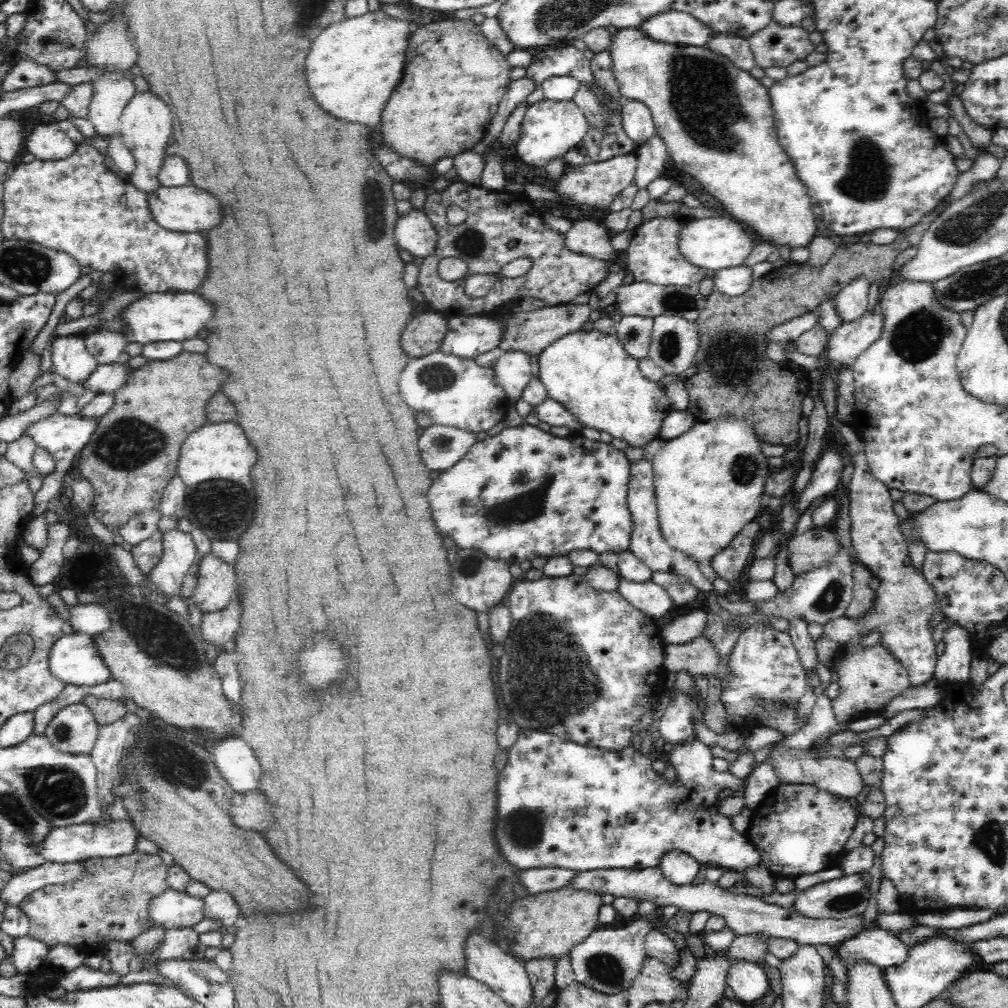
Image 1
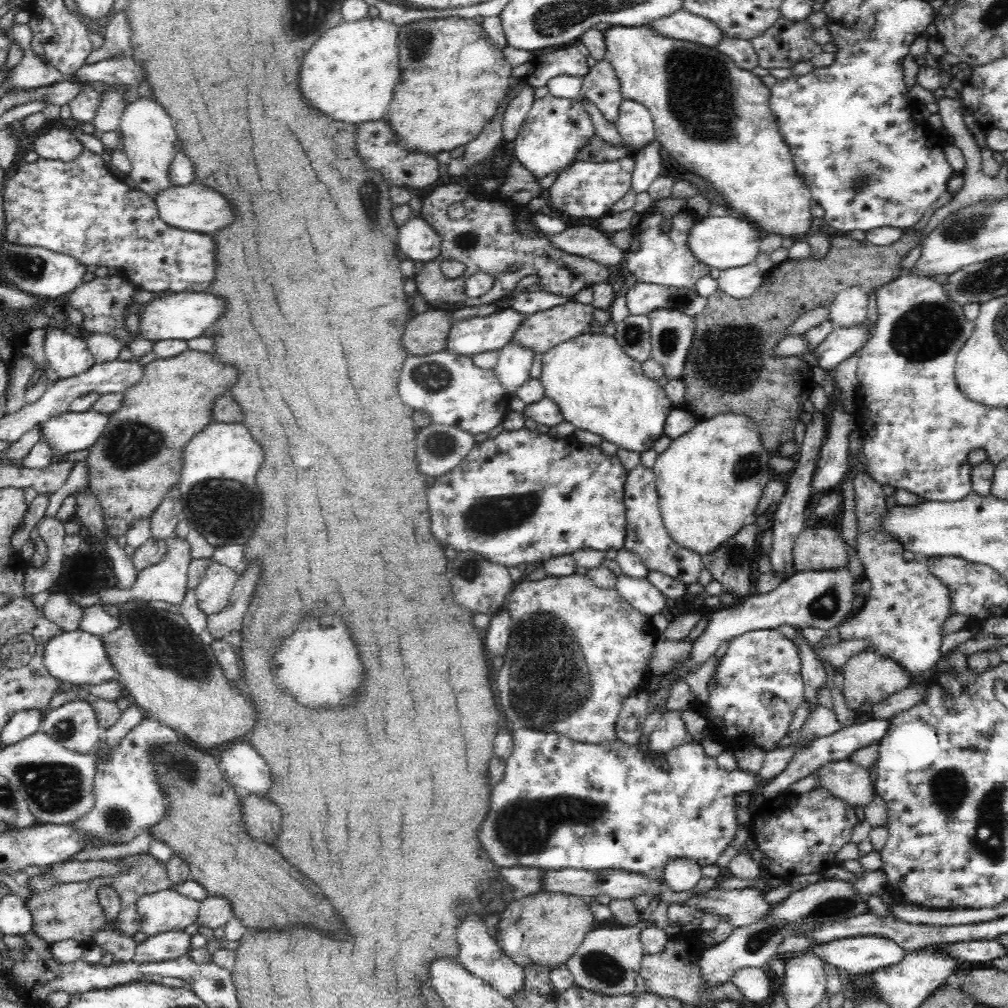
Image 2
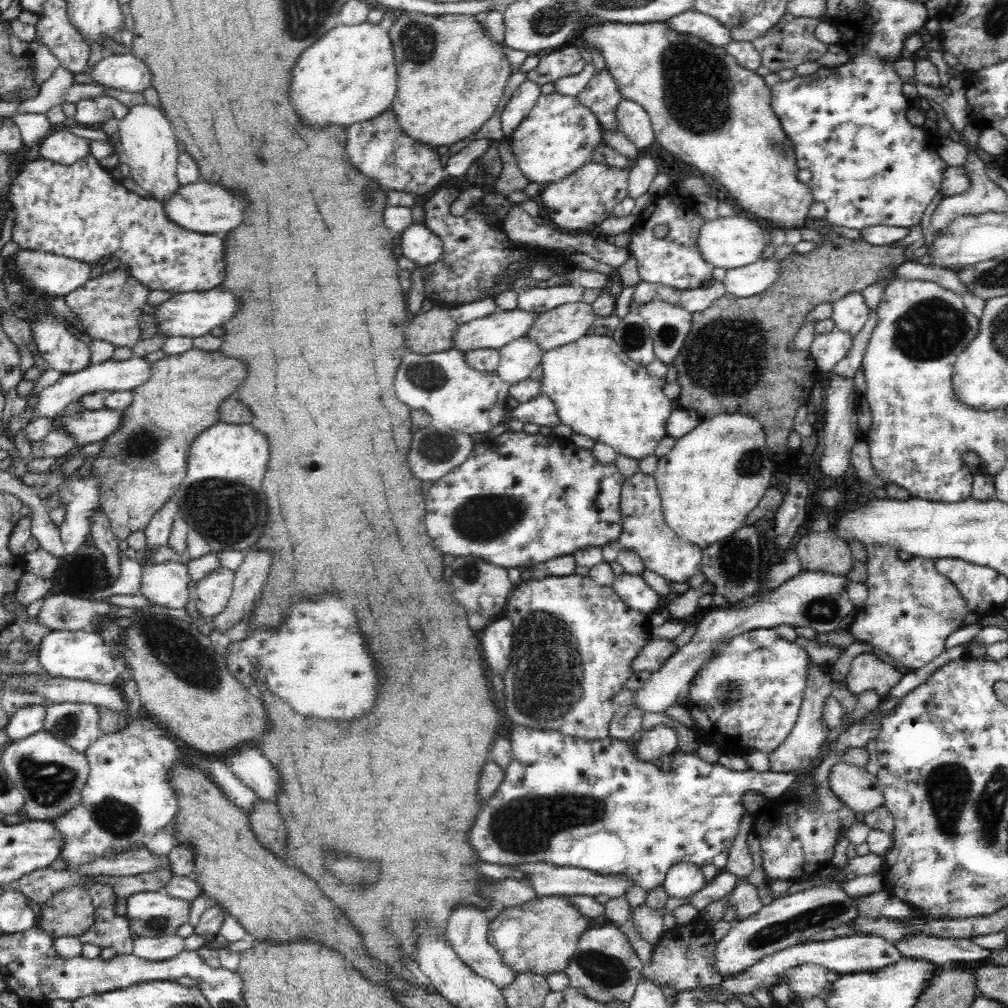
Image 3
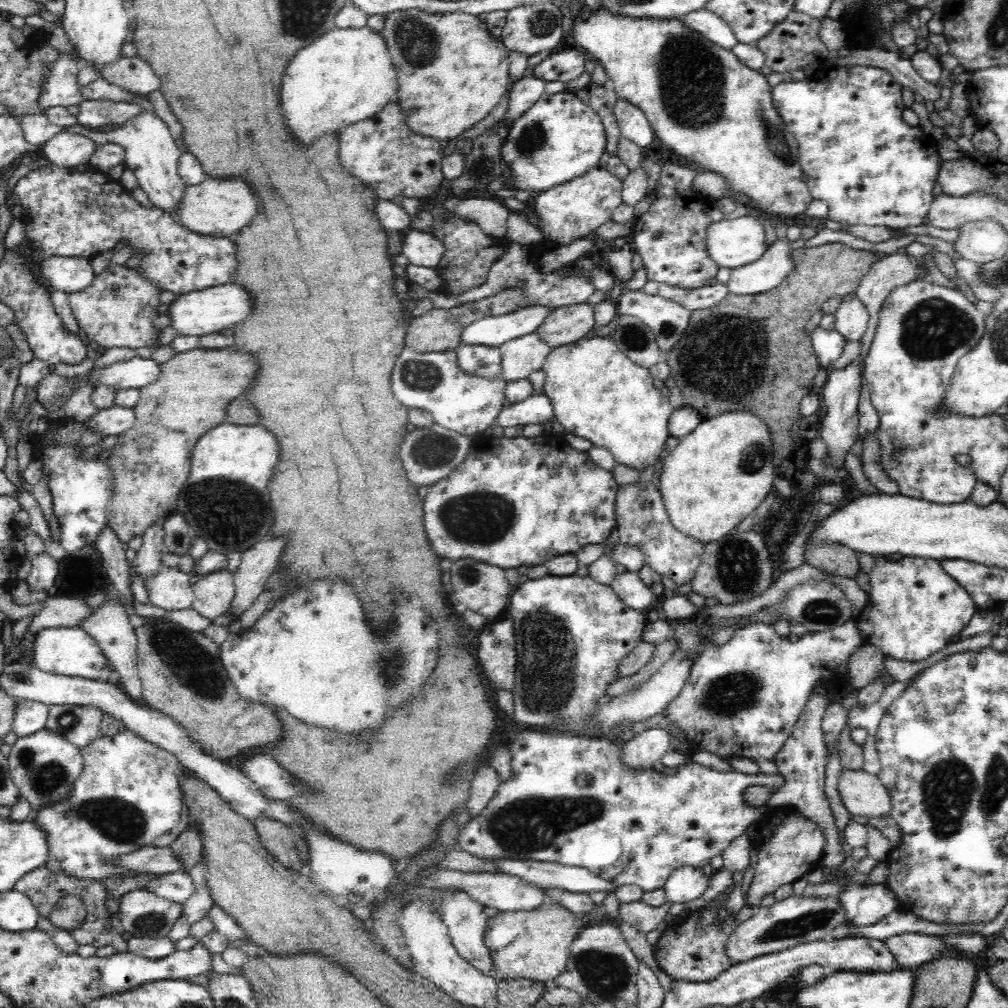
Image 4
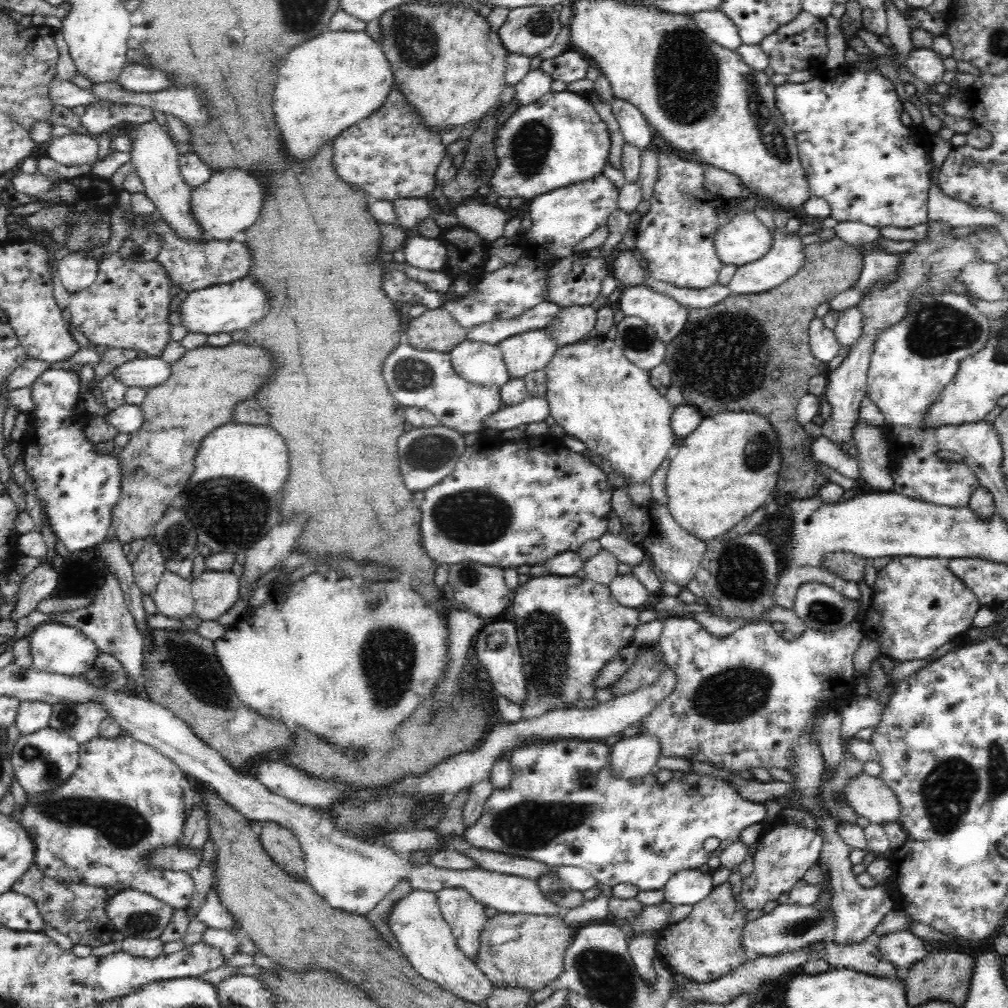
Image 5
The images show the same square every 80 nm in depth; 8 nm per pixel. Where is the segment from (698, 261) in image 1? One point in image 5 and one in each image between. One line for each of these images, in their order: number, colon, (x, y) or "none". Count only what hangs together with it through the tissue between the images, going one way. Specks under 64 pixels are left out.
2: (723, 242)
3: (732, 242)
4: (733, 243)
5: (745, 239)

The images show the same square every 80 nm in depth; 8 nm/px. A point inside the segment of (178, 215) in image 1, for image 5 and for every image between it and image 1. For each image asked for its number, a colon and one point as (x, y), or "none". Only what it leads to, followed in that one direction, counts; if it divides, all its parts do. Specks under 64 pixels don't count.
2: (193, 207)
3: (205, 207)
4: (218, 207)
5: (231, 200)

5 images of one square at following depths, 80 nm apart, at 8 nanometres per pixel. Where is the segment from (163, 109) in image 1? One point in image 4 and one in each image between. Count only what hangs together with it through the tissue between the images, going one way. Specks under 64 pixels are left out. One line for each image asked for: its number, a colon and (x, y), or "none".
2: (149, 136)
3: (149, 149)
4: (151, 153)

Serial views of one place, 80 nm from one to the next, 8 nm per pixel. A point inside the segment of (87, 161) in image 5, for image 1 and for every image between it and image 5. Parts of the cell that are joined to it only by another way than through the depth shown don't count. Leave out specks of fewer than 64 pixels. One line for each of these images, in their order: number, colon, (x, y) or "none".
1: (48, 142)
2: (57, 144)
3: (64, 148)
4: (66, 150)

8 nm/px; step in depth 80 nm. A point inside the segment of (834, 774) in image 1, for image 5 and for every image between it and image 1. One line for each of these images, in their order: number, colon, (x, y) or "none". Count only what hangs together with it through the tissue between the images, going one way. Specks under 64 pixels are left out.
2: (846, 780)
3: (857, 788)
4: (862, 793)
5: (871, 797)

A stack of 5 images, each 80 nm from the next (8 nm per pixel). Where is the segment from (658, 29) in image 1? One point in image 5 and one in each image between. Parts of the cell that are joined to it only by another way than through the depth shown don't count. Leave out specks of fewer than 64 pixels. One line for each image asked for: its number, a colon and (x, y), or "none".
2: (684, 25)
3: (705, 27)
4: (709, 24)
5: (717, 25)

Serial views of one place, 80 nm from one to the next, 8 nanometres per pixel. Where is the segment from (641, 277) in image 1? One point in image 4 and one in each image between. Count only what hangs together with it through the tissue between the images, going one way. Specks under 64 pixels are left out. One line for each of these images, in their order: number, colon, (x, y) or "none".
2: (670, 263)
3: (676, 261)
4: (679, 257)

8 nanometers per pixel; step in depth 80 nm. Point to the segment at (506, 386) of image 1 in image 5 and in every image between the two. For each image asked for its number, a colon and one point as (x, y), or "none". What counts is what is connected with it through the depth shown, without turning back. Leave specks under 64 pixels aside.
2: (514, 365)
3: (520, 356)
4: (520, 356)
5: (532, 350)

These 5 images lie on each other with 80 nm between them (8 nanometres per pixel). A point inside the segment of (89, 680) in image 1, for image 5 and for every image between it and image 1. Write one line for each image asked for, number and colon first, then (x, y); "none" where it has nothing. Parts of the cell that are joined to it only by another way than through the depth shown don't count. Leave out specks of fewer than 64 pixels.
2: (79, 658)
3: (80, 654)
4: (69, 651)
5: (57, 649)

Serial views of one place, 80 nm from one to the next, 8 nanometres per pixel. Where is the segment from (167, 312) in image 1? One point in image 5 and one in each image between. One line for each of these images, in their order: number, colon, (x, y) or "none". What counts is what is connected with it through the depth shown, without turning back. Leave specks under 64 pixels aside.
2: (186, 315)
3: (194, 314)
4: (216, 308)
5: (223, 308)

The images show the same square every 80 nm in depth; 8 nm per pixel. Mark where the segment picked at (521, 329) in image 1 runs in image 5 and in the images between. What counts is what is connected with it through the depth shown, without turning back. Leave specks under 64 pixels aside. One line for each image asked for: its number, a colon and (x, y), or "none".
2: (540, 332)
3: (566, 323)
4: (567, 324)
5: (571, 324)

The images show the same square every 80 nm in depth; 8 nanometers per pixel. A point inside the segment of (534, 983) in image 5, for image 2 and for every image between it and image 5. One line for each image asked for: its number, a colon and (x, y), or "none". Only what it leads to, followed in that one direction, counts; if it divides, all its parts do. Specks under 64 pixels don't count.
2: (545, 929)
3: (539, 937)
4: (535, 944)

